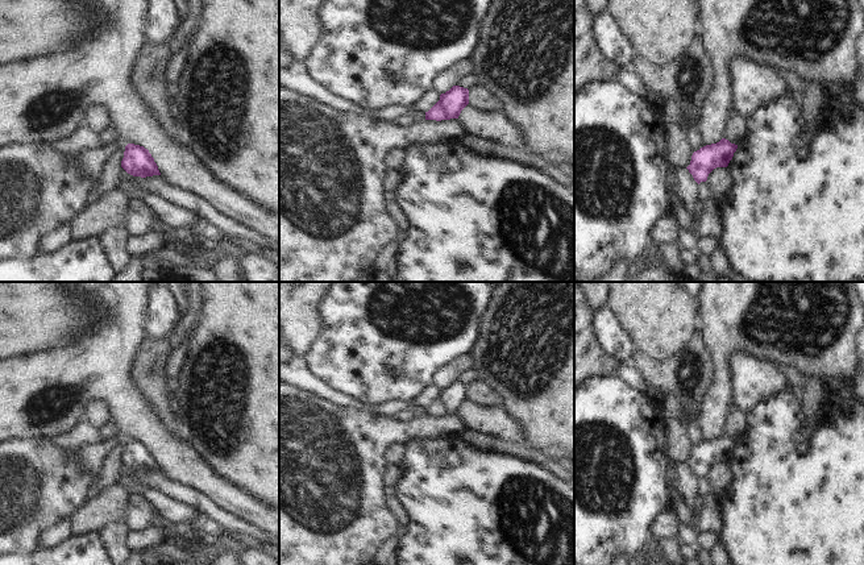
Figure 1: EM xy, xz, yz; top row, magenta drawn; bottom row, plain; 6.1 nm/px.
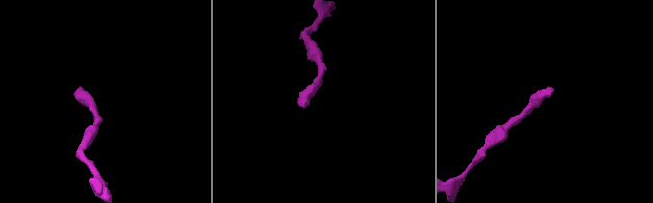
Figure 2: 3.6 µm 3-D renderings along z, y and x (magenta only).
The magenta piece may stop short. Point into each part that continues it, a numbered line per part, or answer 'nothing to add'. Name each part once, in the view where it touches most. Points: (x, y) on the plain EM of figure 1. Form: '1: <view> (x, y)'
nothing to add

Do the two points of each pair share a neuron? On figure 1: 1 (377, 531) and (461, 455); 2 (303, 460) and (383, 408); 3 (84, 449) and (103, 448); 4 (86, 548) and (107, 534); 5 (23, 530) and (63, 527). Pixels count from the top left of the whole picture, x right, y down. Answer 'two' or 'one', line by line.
1: two
2: two
3: one
4: two
5: two

